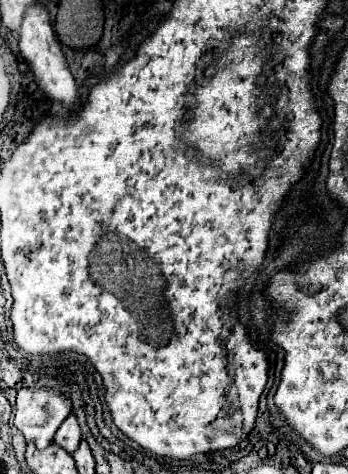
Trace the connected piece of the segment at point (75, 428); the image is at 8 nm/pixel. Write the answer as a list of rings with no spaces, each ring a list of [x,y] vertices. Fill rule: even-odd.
[[[69,414],[65,418],[65,422],[59,426],[57,434],[55,434],[55,440],[53,440],[57,446],[65,448],[65,452],[75,452],[77,450],[77,444],[81,442],[81,428],[77,424],[77,418],[73,414]]]

